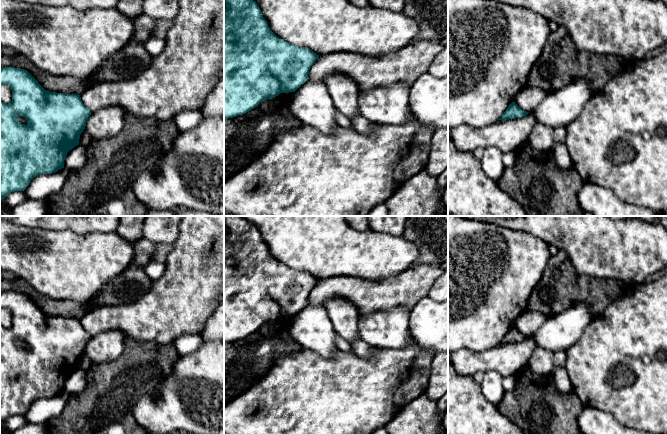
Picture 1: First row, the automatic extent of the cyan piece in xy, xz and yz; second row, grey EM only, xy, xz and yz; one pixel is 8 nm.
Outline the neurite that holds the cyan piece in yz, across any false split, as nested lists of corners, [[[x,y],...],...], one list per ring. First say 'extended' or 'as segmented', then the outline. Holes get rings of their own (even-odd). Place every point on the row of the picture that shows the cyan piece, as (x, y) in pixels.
as segmented | [[[512,102],[499,120],[505,121],[514,118],[521,118],[526,116],[528,113],[529,112],[526,112],[518,107],[515,102]]]

